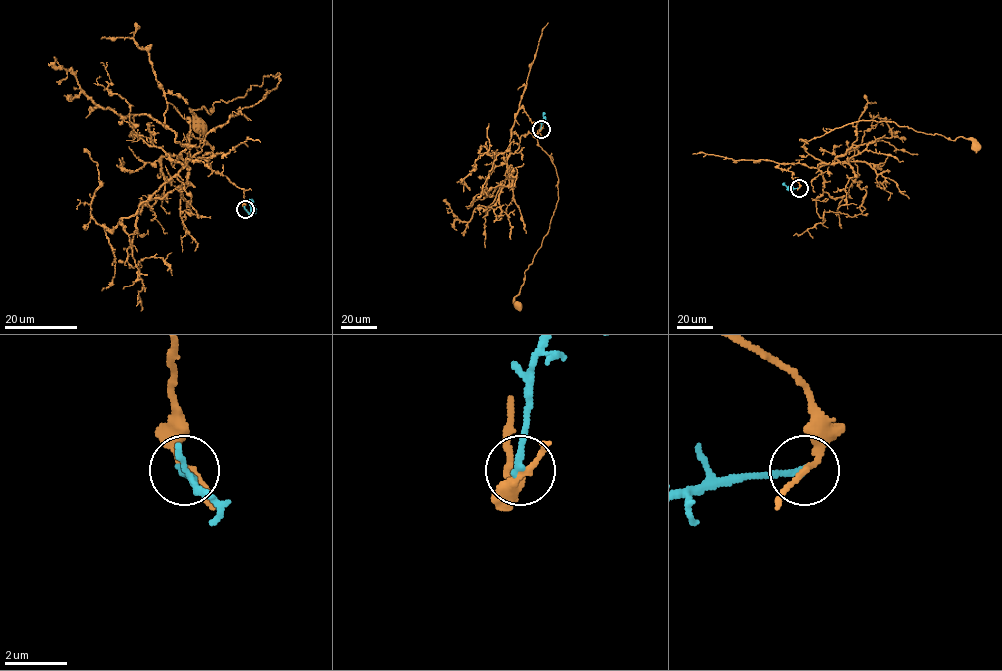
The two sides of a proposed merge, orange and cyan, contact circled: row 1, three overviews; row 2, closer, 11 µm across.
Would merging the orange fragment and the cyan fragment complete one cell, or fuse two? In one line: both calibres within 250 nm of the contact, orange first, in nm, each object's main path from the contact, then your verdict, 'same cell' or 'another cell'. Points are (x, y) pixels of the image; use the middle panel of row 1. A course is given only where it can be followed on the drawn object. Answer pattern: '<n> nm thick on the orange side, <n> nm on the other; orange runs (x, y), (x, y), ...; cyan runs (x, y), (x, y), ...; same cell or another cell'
170 nm thick on the orange side, 220 nm on the other; orange runs (540, 129), (518, 110), (510, 151), (531, 134), (555, 167), (558, 192), (548, 232), (514, 297), (518, 305); cyan runs (540, 129), (544, 112); another cell

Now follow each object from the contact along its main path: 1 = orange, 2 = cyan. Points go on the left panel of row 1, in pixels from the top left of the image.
1: (245, 209), (225, 175), (200, 161), (182, 168), (280, 73), (210, 114), (194, 109), (199, 126)
2: (245, 209), (250, 213), (252, 201)

